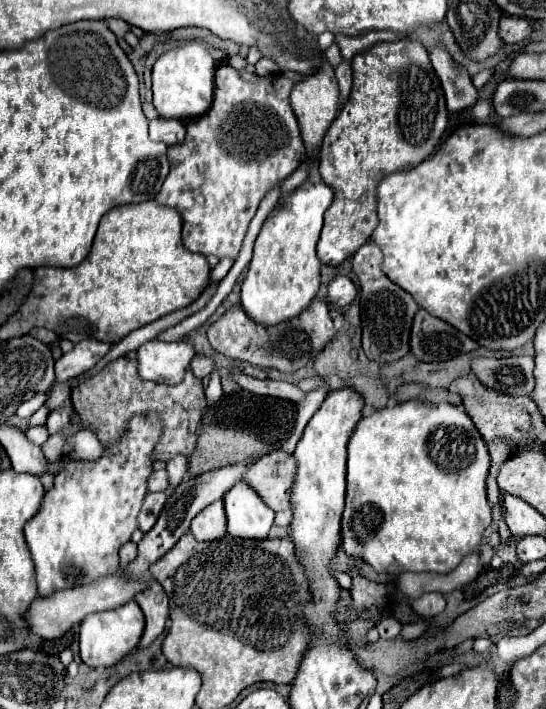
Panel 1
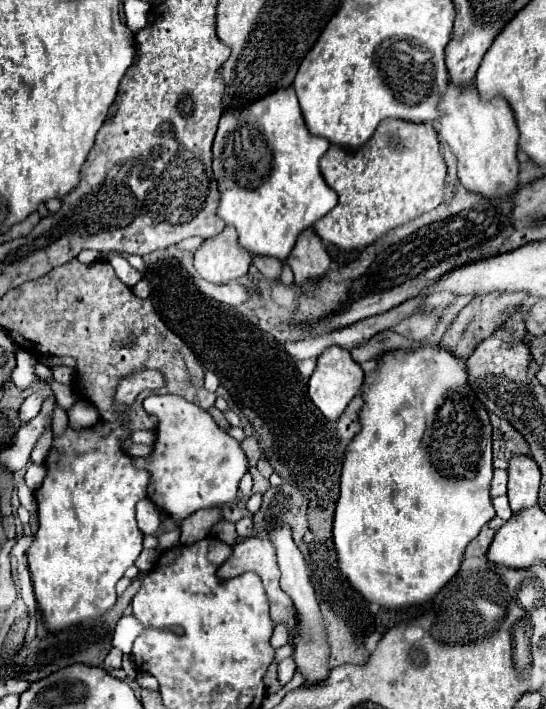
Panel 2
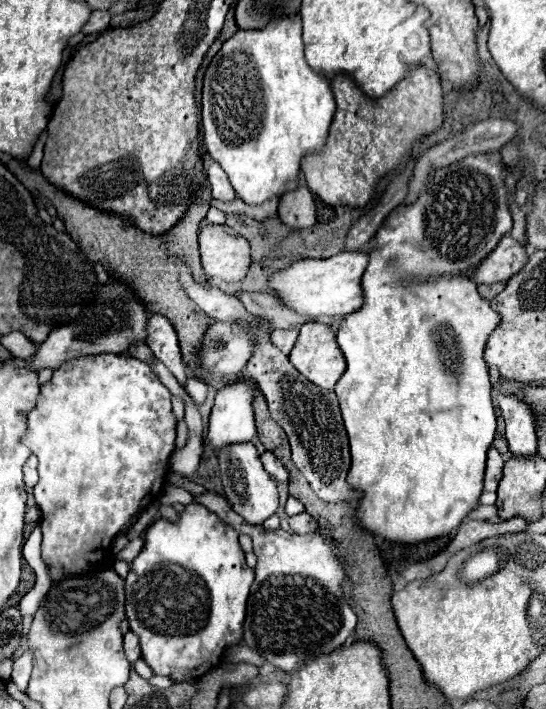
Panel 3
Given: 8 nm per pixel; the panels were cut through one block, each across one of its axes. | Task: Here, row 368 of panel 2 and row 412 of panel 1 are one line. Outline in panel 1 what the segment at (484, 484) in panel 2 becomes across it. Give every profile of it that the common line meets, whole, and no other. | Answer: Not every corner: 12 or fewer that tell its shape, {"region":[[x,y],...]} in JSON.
{"region":[[408,400],[348,442],[344,552],[454,570],[492,522],[464,406]]}

